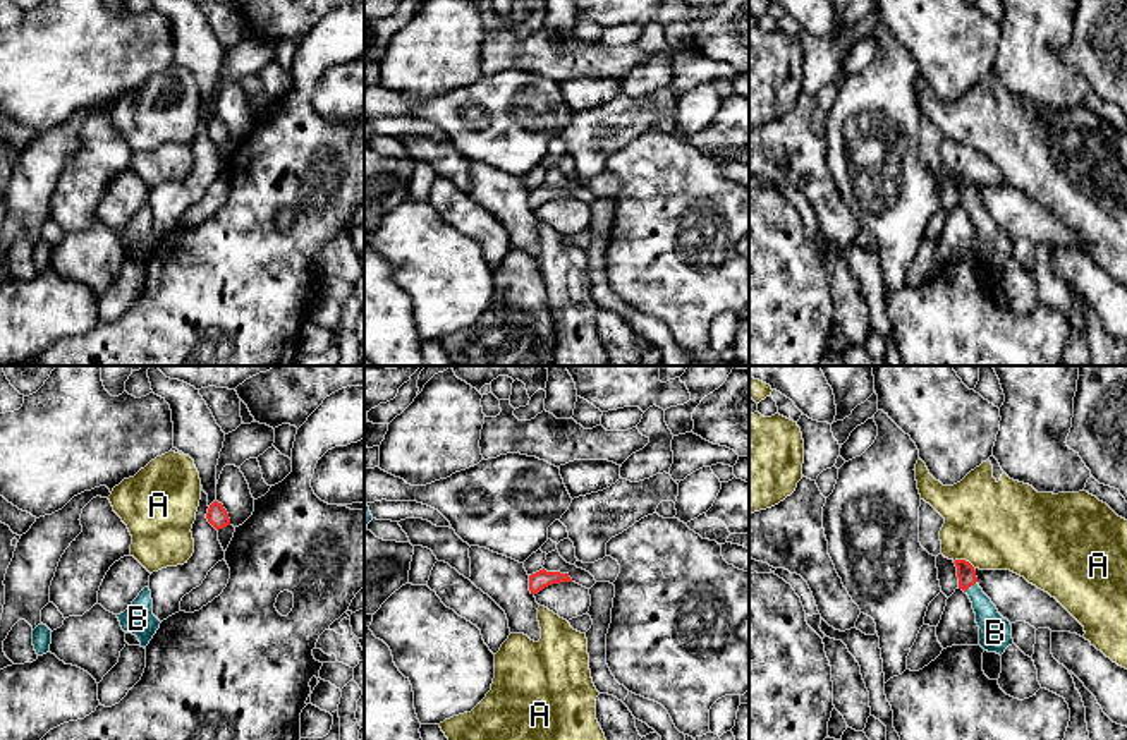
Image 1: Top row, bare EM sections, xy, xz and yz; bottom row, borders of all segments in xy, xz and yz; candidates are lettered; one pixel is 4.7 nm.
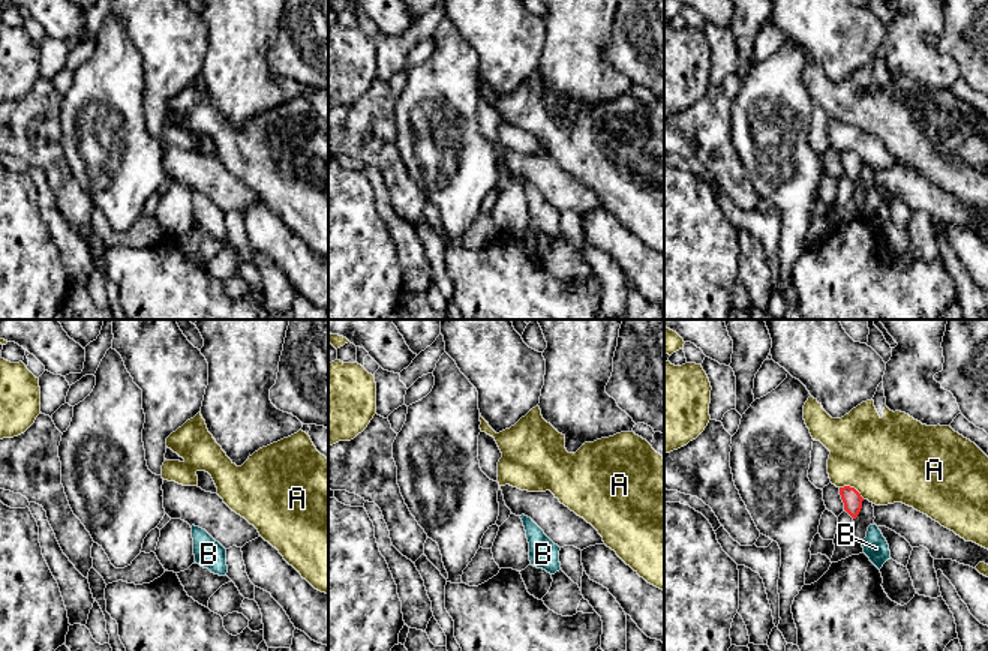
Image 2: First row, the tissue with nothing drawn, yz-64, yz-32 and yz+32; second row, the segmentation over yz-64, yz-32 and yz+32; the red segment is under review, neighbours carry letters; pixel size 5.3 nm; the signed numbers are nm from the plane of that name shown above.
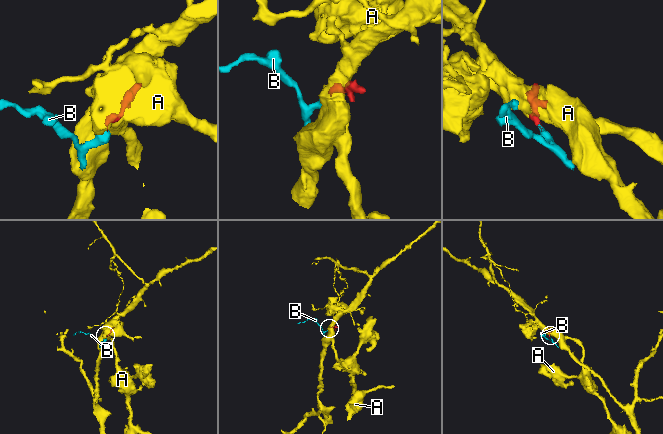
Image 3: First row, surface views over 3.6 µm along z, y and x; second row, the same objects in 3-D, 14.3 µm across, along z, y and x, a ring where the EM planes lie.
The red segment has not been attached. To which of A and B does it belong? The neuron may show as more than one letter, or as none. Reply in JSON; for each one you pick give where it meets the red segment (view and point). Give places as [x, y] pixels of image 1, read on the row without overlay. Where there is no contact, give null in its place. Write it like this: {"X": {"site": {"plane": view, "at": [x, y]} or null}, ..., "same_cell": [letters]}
{"B": {"site": {"plane": "yz", "at": [969, 201]}}, "same_cell": ["B"]}

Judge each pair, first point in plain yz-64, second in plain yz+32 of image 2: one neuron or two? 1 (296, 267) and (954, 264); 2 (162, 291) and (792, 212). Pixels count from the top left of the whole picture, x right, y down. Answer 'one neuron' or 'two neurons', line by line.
1: two neurons
2: two neurons

